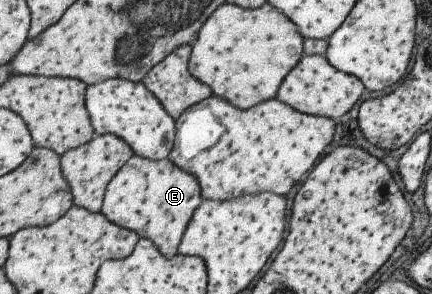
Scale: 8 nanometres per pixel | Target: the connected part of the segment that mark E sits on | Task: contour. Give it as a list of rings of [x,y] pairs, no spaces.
[[[133,156],[111,179],[100,210],[113,224],[152,240],[164,257],[179,254],[183,233],[201,204],[201,187],[196,176],[179,168],[169,157],[151,160]]]

